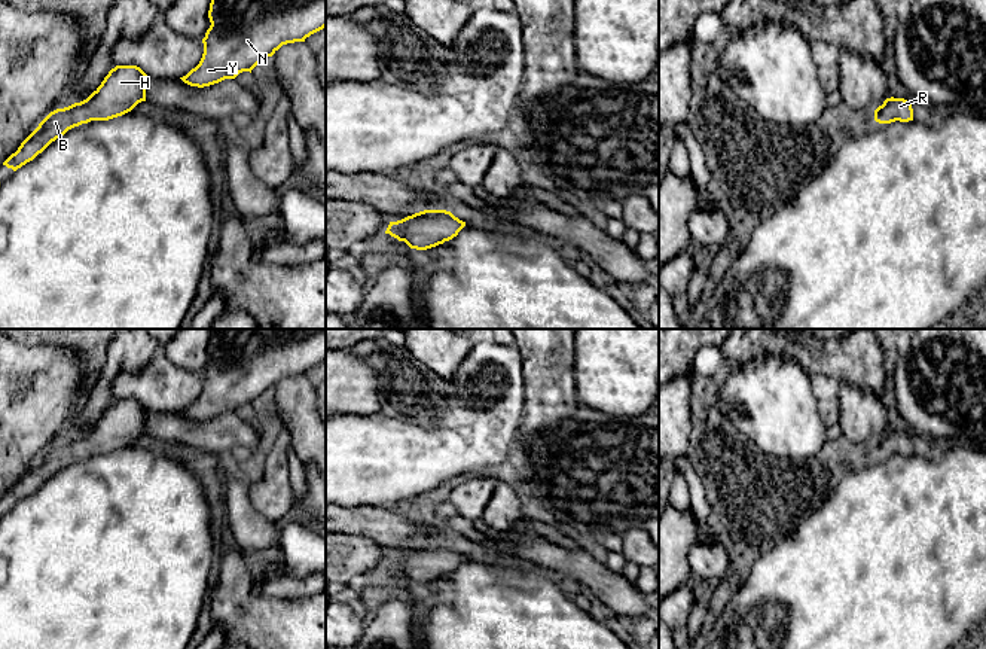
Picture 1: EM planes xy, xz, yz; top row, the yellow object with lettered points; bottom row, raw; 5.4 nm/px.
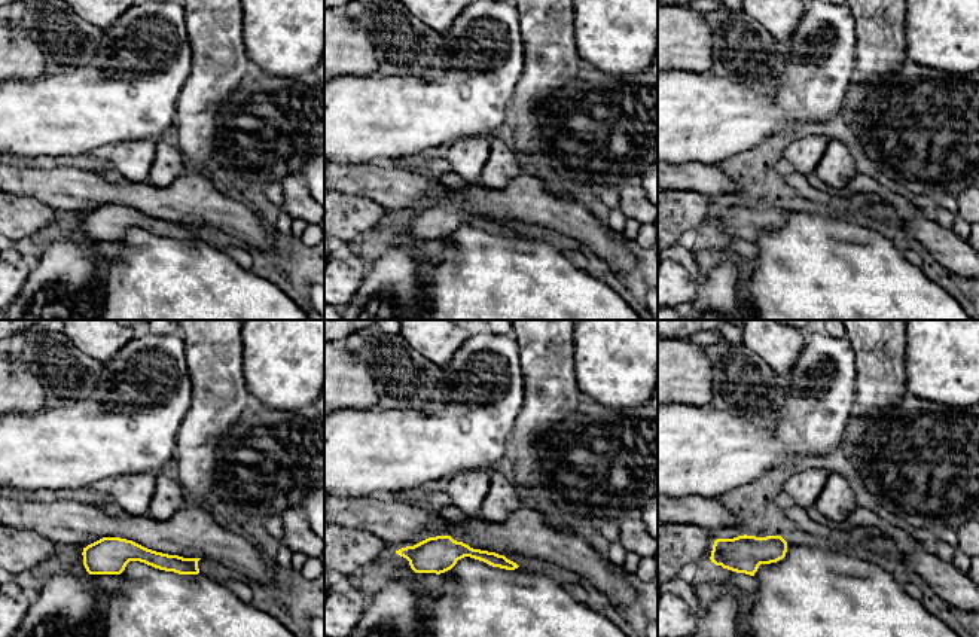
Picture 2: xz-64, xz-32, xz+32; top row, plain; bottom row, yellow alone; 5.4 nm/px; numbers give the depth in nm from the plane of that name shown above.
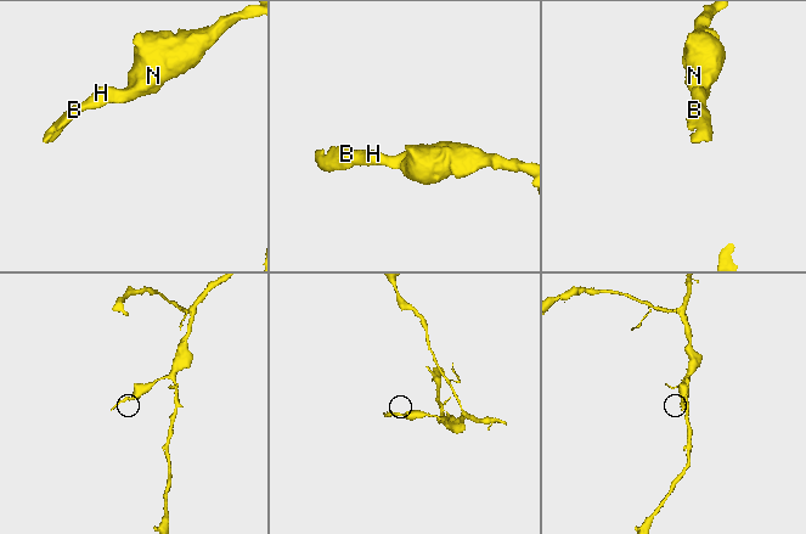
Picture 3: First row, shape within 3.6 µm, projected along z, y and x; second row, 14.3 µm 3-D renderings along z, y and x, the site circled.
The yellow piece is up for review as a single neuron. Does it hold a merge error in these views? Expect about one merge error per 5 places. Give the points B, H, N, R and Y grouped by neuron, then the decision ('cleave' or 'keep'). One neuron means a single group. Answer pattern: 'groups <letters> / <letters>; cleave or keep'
groups B H N R Y; keep

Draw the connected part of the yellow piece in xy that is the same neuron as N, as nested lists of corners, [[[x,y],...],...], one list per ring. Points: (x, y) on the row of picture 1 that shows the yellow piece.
[[[211,0],[210,28],[202,39],[199,64],[180,77],[190,86],[210,86],[250,71],[283,45],[305,42],[326,27],[326,0]]]

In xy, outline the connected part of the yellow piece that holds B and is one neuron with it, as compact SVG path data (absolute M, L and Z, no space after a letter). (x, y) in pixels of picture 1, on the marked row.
M116 65L83 101L51 112L3 165L16 171L68 130L91 121L109 121L146 101L147 74L137 65Z

